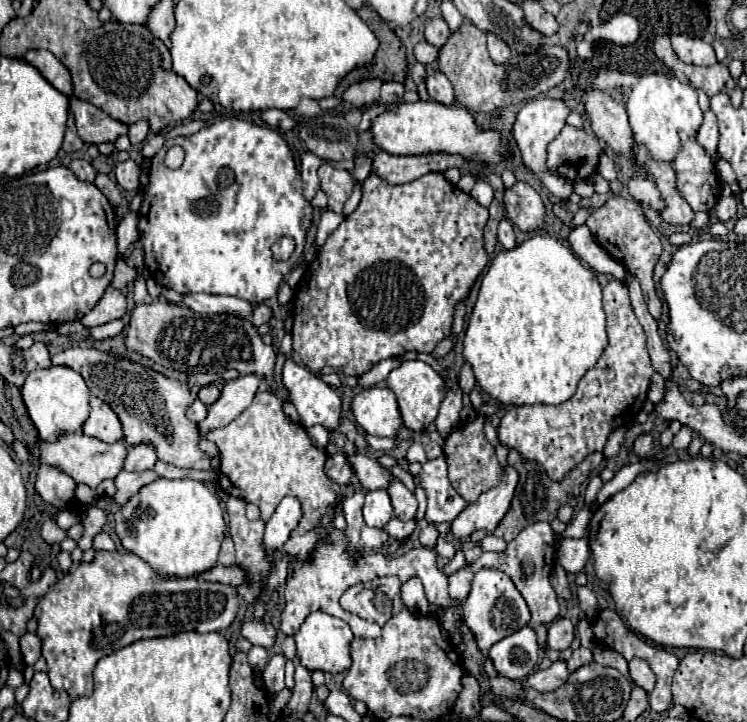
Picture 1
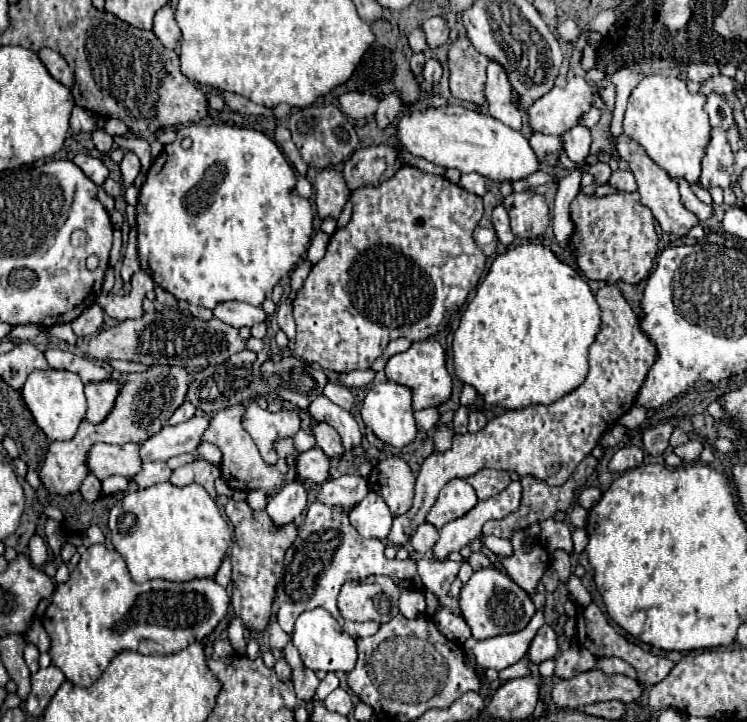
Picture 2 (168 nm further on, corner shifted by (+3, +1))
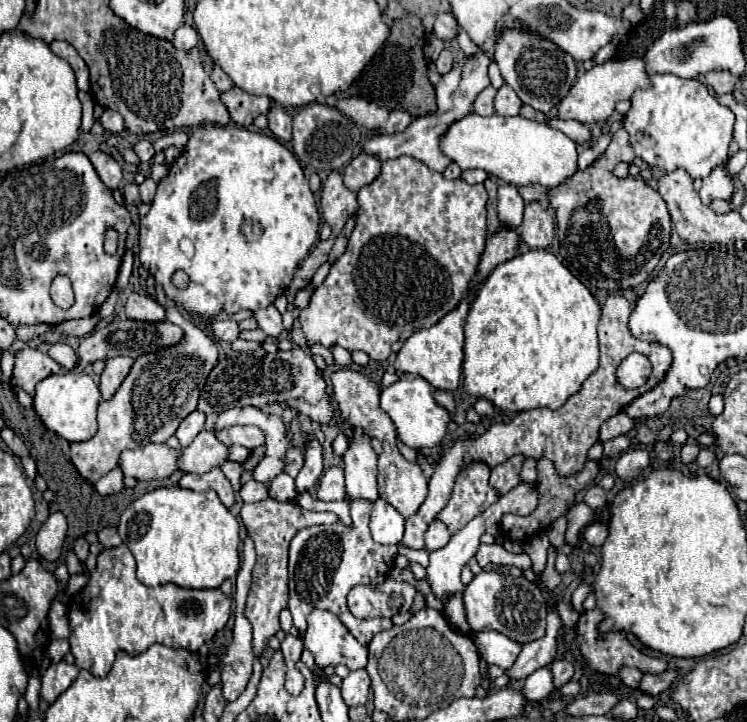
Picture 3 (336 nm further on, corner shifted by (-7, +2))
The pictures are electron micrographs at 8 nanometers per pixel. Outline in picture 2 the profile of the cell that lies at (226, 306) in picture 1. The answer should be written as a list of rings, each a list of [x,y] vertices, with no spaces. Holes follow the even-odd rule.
[[[223,302],[221,306],[217,306],[213,310],[213,314],[221,322],[235,326],[235,328],[241,328],[241,326],[251,328],[259,322],[265,322],[265,318],[267,318],[263,308],[257,308],[257,306],[251,306],[251,304],[245,304],[245,302]]]

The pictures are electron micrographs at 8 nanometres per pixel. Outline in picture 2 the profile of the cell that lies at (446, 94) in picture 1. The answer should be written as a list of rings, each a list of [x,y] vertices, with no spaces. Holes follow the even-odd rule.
[[[429,58],[429,60],[425,62],[425,70],[423,70],[425,82],[437,84],[437,82],[441,80],[441,72],[443,72],[443,68],[441,68],[441,64],[439,64],[435,58]]]

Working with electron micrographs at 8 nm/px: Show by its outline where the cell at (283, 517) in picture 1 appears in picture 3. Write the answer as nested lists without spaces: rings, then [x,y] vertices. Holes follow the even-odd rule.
[[[307,441],[309,451],[305,455],[305,467],[299,471],[295,477],[295,491],[299,493],[309,493],[315,489],[321,473],[323,473],[323,453],[321,453],[321,443],[317,441]]]

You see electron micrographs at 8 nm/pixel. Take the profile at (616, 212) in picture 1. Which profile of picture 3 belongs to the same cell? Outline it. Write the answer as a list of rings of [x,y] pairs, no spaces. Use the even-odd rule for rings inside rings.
[[[621,127],[615,131],[613,141],[609,143],[605,155],[591,163],[585,171],[575,173],[567,181],[559,183],[555,189],[549,191],[549,203],[555,209],[557,217],[557,231],[559,231],[559,243],[561,243],[561,257],[563,265],[569,267],[575,275],[583,275],[583,279],[589,281],[589,285],[597,289],[623,291],[629,287],[635,287],[643,283],[653,269],[657,267],[663,251],[669,247],[669,235],[671,235],[671,217],[667,213],[665,201],[659,197],[659,193],[649,187],[645,181],[637,181],[633,177],[619,179],[611,173],[619,162],[632,163],[635,158],[627,131]]]

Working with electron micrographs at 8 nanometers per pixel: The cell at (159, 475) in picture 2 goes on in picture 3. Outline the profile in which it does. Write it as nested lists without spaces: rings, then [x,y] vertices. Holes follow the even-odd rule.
[[[203,429],[203,441],[193,441],[187,447],[181,447],[179,471],[183,473],[207,473],[213,467],[219,467],[227,457],[227,447],[215,439],[211,431]]]

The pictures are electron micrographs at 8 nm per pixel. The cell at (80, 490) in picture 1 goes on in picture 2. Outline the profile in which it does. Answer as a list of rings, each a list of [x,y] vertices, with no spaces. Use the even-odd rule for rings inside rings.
[[[89,474],[81,484],[81,494],[85,500],[97,500],[101,496],[101,480],[95,474]]]

